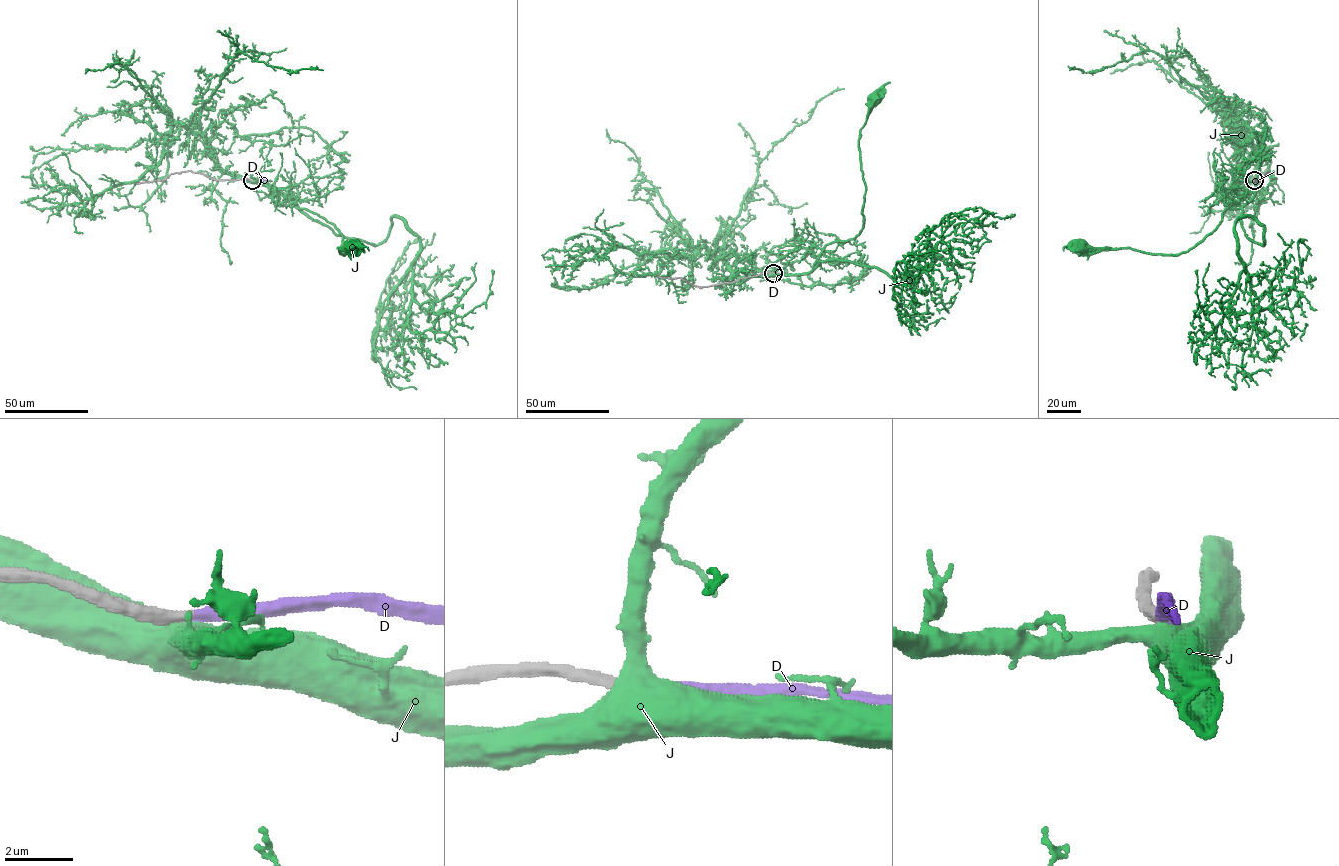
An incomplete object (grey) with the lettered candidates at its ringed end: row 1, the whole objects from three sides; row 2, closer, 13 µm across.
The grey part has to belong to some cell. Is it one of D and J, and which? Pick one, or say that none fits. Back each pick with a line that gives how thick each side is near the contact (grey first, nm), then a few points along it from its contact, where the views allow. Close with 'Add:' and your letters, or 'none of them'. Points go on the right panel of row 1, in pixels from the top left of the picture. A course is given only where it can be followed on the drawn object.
D: Thickness 320 nm (grey) against 320 nm
Add: D

